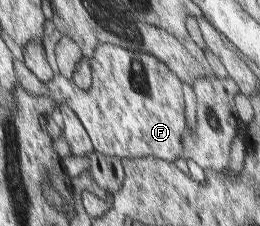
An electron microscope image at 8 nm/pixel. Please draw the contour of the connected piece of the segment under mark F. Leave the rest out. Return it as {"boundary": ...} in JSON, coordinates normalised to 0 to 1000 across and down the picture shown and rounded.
{"boundary":[[[404,186],[373,208],[358,257],[358,376],[342,398],[300,385],[285,363],[288,420],[254,456],[304,509],[358,624],[358,650],[396,686],[458,704],[612,704],[681,712],[708,690],[708,606],[727,580],[719,376],[635,270],[581,235],[504,226]]]}

